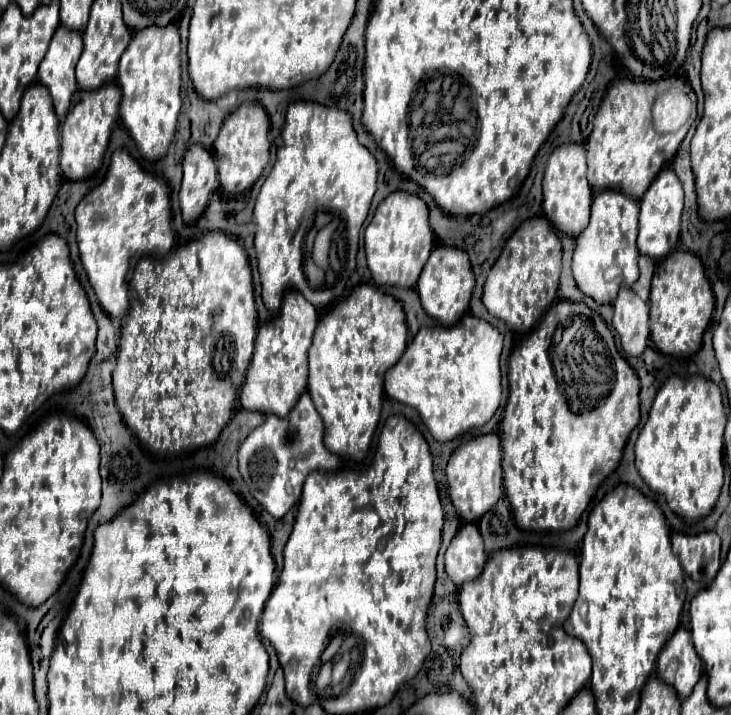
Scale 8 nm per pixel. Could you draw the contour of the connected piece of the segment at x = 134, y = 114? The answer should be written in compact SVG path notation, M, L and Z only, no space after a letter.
M176 24L148 26L148 30L134 32L126 52L120 58L120 116L146 160L160 160L174 138L182 106L180 72L180 34Z

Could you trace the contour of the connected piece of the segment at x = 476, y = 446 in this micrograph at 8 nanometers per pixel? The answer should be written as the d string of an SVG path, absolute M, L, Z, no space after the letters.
M496 432L460 444L446 466L448 494L464 522L478 522L502 496L502 444Z

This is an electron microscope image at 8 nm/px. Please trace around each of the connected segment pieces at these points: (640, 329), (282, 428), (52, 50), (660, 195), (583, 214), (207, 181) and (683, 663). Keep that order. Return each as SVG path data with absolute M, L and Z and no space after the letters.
M620 286L614 302L614 328L622 348L630 356L638 356L648 346L648 314L650 306L628 286Z
M308 392L300 394L286 418L266 414L264 422L248 434L238 450L238 466L248 490L274 518L282 518L298 502L308 472L330 472L336 470L338 464L340 456L332 454L324 444L324 422L316 412Z
M58 26L52 36L48 54L44 62L40 62L38 82L50 90L54 110L60 118L68 112L70 98L76 92L74 66L82 54L82 32L70 30L66 26Z
M662 168L656 180L650 184L640 200L640 222L638 222L638 250L654 260L666 258L678 244L680 236L680 214L684 208L684 192L680 180L672 168Z
M562 144L550 154L542 188L544 188L542 210L548 216L548 220L558 230L562 230L570 236L578 236L588 226L590 204L592 204L592 188L586 180L586 148L584 148L584 144Z
M192 144L184 154L184 180L180 190L180 208L184 222L194 222L204 208L212 192L218 188L218 170L214 156L202 144Z
M676 628L676 632L666 640L660 650L656 672L658 676L672 684L680 698L686 698L698 678L702 676L702 662L692 646L692 634L686 628Z

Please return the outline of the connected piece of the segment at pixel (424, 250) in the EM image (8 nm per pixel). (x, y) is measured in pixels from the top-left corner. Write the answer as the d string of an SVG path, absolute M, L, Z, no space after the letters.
M396 190L386 196L372 222L364 230L364 250L368 268L376 284L392 284L400 288L416 286L416 280L434 248L434 232L428 222L428 206L422 198L410 192Z

